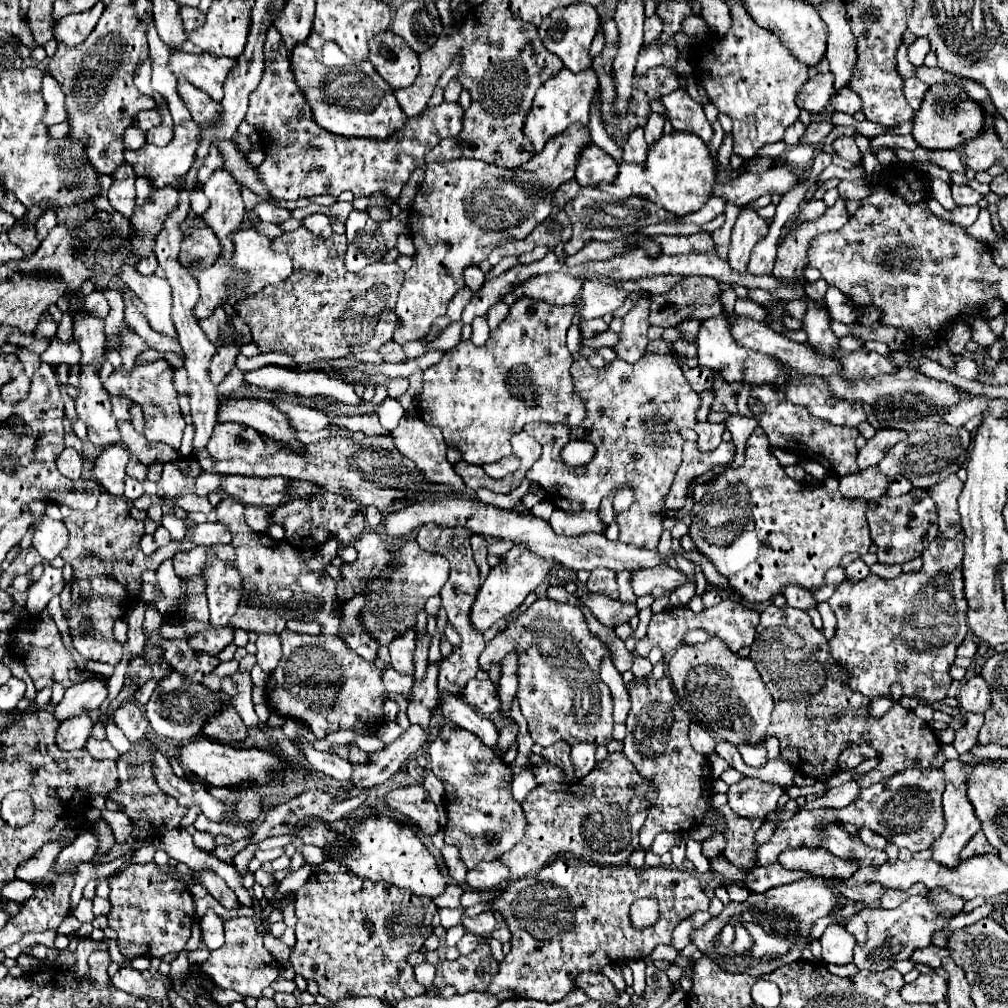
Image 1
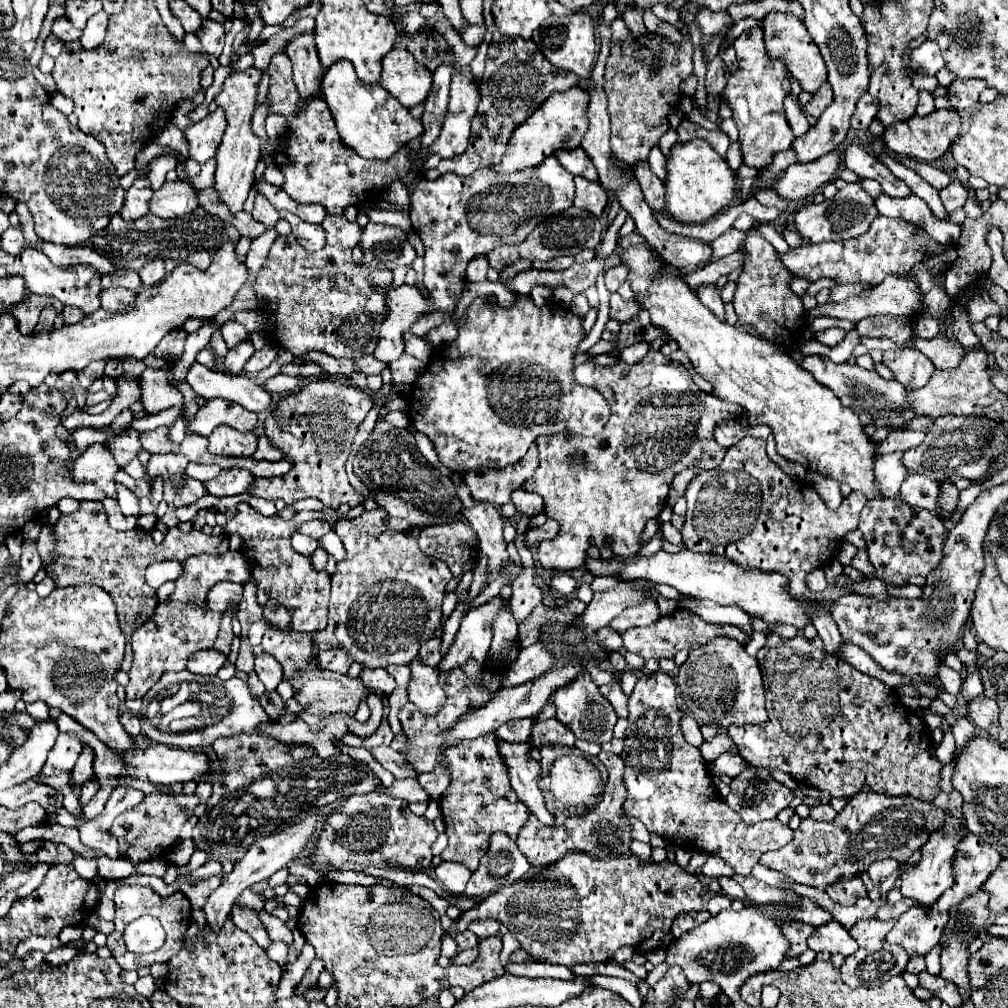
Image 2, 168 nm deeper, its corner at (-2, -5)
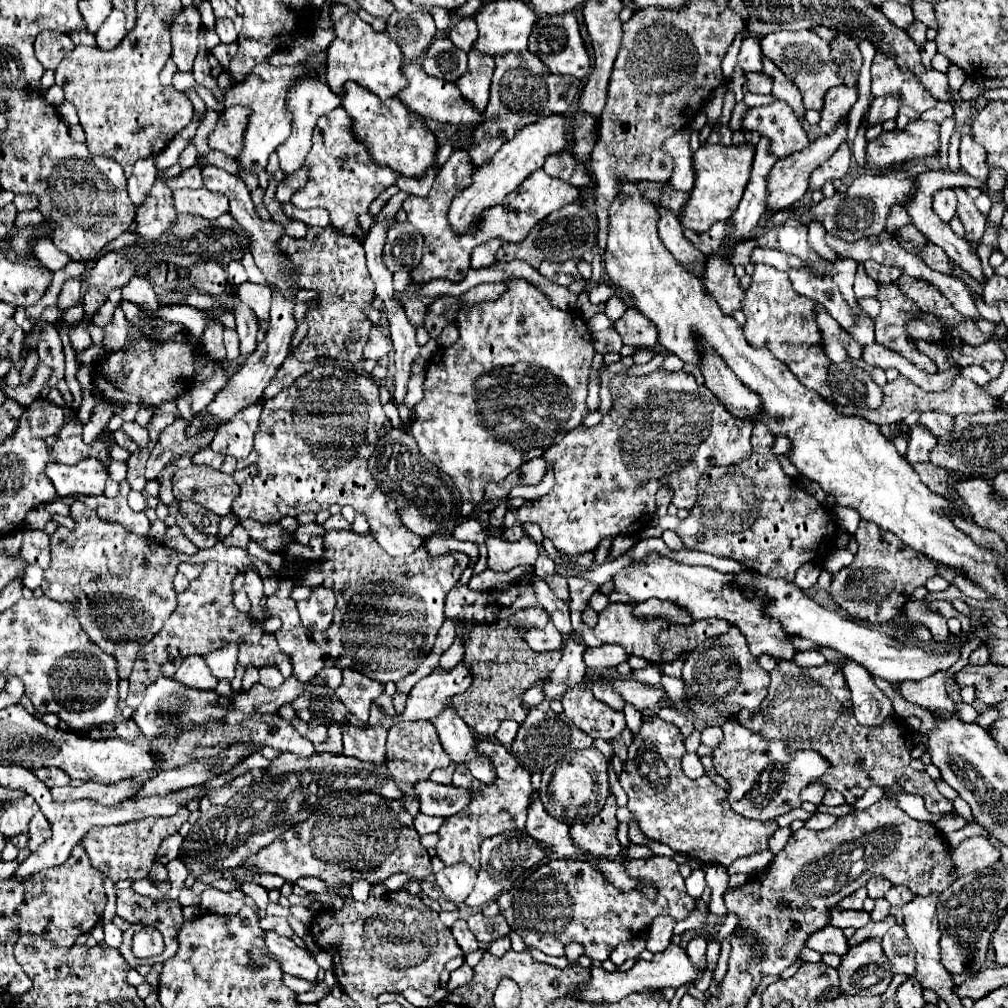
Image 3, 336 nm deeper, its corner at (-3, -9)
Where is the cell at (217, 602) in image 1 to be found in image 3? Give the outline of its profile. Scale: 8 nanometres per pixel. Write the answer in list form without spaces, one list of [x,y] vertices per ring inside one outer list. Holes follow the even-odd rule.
[[[225,645],[217,651],[211,651],[209,655],[203,655],[205,663],[209,665],[211,673],[217,681],[231,681],[235,677],[235,665],[237,665],[237,645]]]

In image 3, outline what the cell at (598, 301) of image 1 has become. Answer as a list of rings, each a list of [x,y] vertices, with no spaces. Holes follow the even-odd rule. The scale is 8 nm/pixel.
[[[627,309],[625,315],[613,325],[613,329],[621,335],[623,345],[637,349],[653,349],[657,345],[657,329],[637,309]]]

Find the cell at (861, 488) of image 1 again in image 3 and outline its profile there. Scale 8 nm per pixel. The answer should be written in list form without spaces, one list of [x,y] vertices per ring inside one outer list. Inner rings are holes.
[[[915,423],[915,425],[911,425],[911,431],[909,431],[909,449],[907,449],[905,459],[911,465],[925,463],[925,461],[929,461],[929,455],[935,445],[937,445],[937,437],[921,423]]]

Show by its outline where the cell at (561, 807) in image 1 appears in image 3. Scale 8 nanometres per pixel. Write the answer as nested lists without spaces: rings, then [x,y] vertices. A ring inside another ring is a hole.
[[[609,797],[601,813],[587,825],[577,823],[571,827],[573,841],[583,849],[589,857],[605,857],[617,859],[621,855],[621,843],[617,841],[617,803],[615,797]]]

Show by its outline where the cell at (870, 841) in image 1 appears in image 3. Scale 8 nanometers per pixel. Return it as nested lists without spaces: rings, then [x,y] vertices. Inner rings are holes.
[[[871,877],[865,887],[867,887],[871,899],[879,899],[879,897],[883,897],[893,885],[891,885],[891,881],[887,881],[885,877]]]

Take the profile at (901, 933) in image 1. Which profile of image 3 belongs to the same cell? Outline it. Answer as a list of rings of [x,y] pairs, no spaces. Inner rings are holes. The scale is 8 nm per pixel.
[[[869,939],[857,947],[851,947],[847,955],[841,957],[839,989],[845,995],[873,997],[883,995],[891,983],[889,961],[883,955],[881,939]]]

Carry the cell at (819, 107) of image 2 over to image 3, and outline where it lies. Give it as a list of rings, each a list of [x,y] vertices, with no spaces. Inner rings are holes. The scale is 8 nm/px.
[[[839,85],[839,87],[833,87],[833,89],[827,91],[827,95],[825,95],[825,107],[821,111],[821,123],[819,123],[823,135],[833,131],[833,127],[837,123],[841,123],[841,119],[847,121],[847,117],[851,113],[851,107],[855,105],[857,97],[859,97],[857,87]]]

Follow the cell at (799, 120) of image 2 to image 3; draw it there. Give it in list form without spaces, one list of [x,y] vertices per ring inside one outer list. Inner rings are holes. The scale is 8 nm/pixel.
[[[763,55],[763,67],[761,67],[759,73],[771,77],[771,81],[773,81],[773,97],[787,101],[789,107],[795,111],[795,115],[801,119],[803,113],[805,113],[805,107],[803,107],[799,89],[793,83],[789,83],[789,79],[765,55]]]

